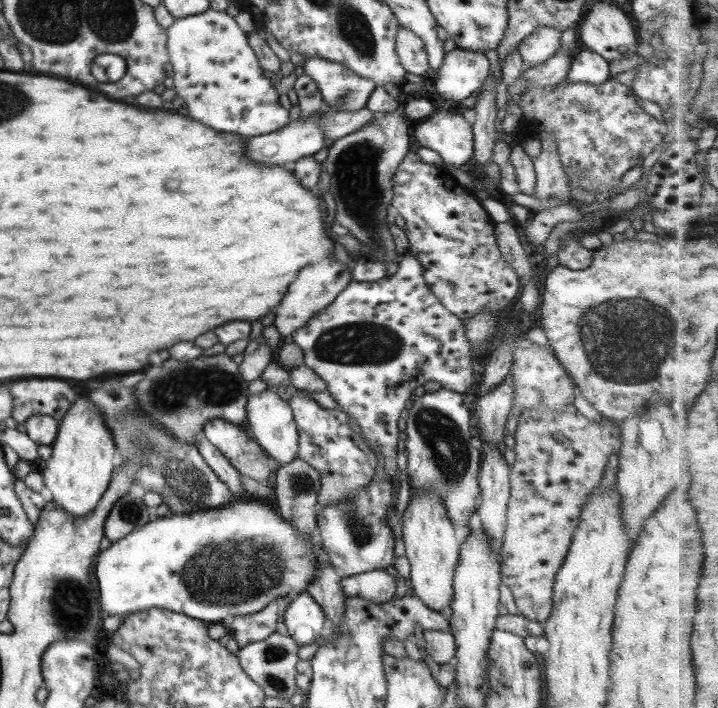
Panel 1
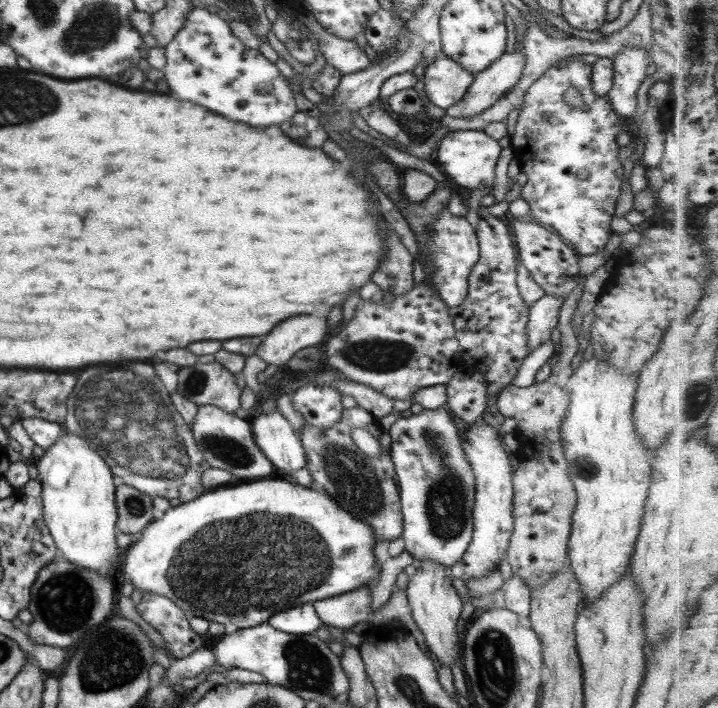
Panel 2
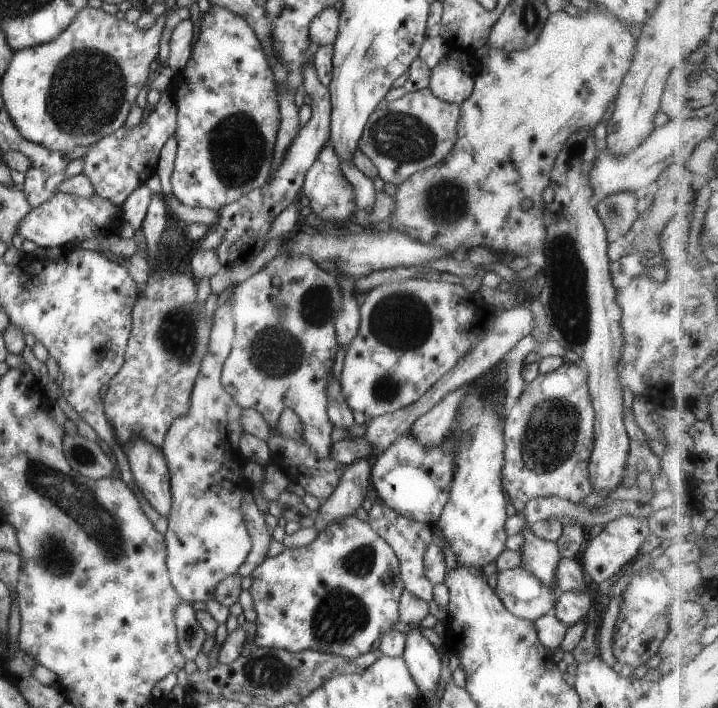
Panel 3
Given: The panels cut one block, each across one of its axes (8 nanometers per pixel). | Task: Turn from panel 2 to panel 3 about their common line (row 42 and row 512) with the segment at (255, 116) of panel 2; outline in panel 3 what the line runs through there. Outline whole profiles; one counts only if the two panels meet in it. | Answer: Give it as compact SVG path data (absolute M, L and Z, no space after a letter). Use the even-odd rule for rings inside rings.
M230 284L218 294L209 349L203 358L199 375L196 377L189 409L186 414L174 419L161 446L169 468L172 493L172 504L167 516L168 528L165 533L167 569L170 571L171 585L178 591L181 598L189 603L215 600L216 586L234 574L241 564L244 564L253 547L241 509L243 495L252 490L252 484L243 475L246 458L237 450L238 440L243 433L246 433L241 425L243 407L232 398L221 381L221 370L231 351L231 342L235 335L235 310L229 297L236 286L237 284Z

